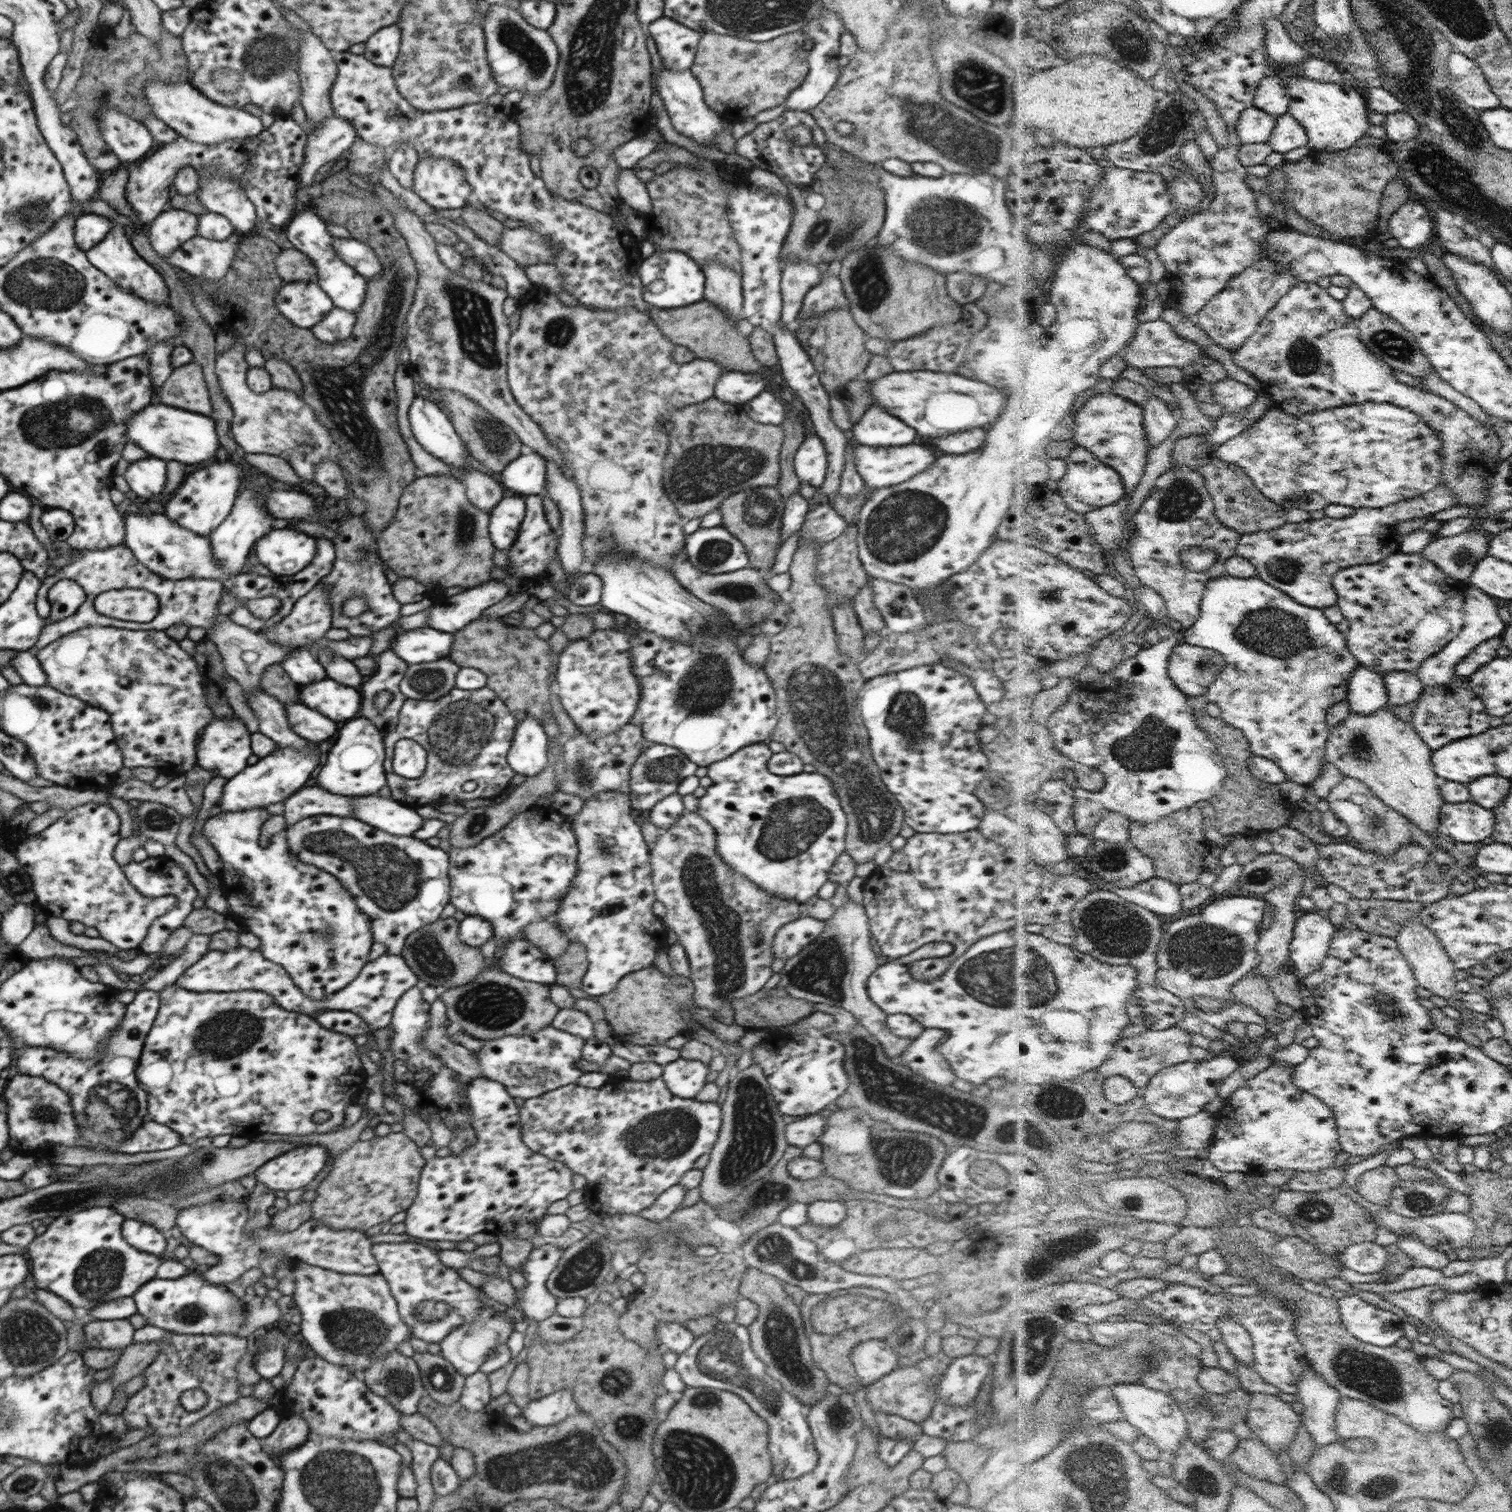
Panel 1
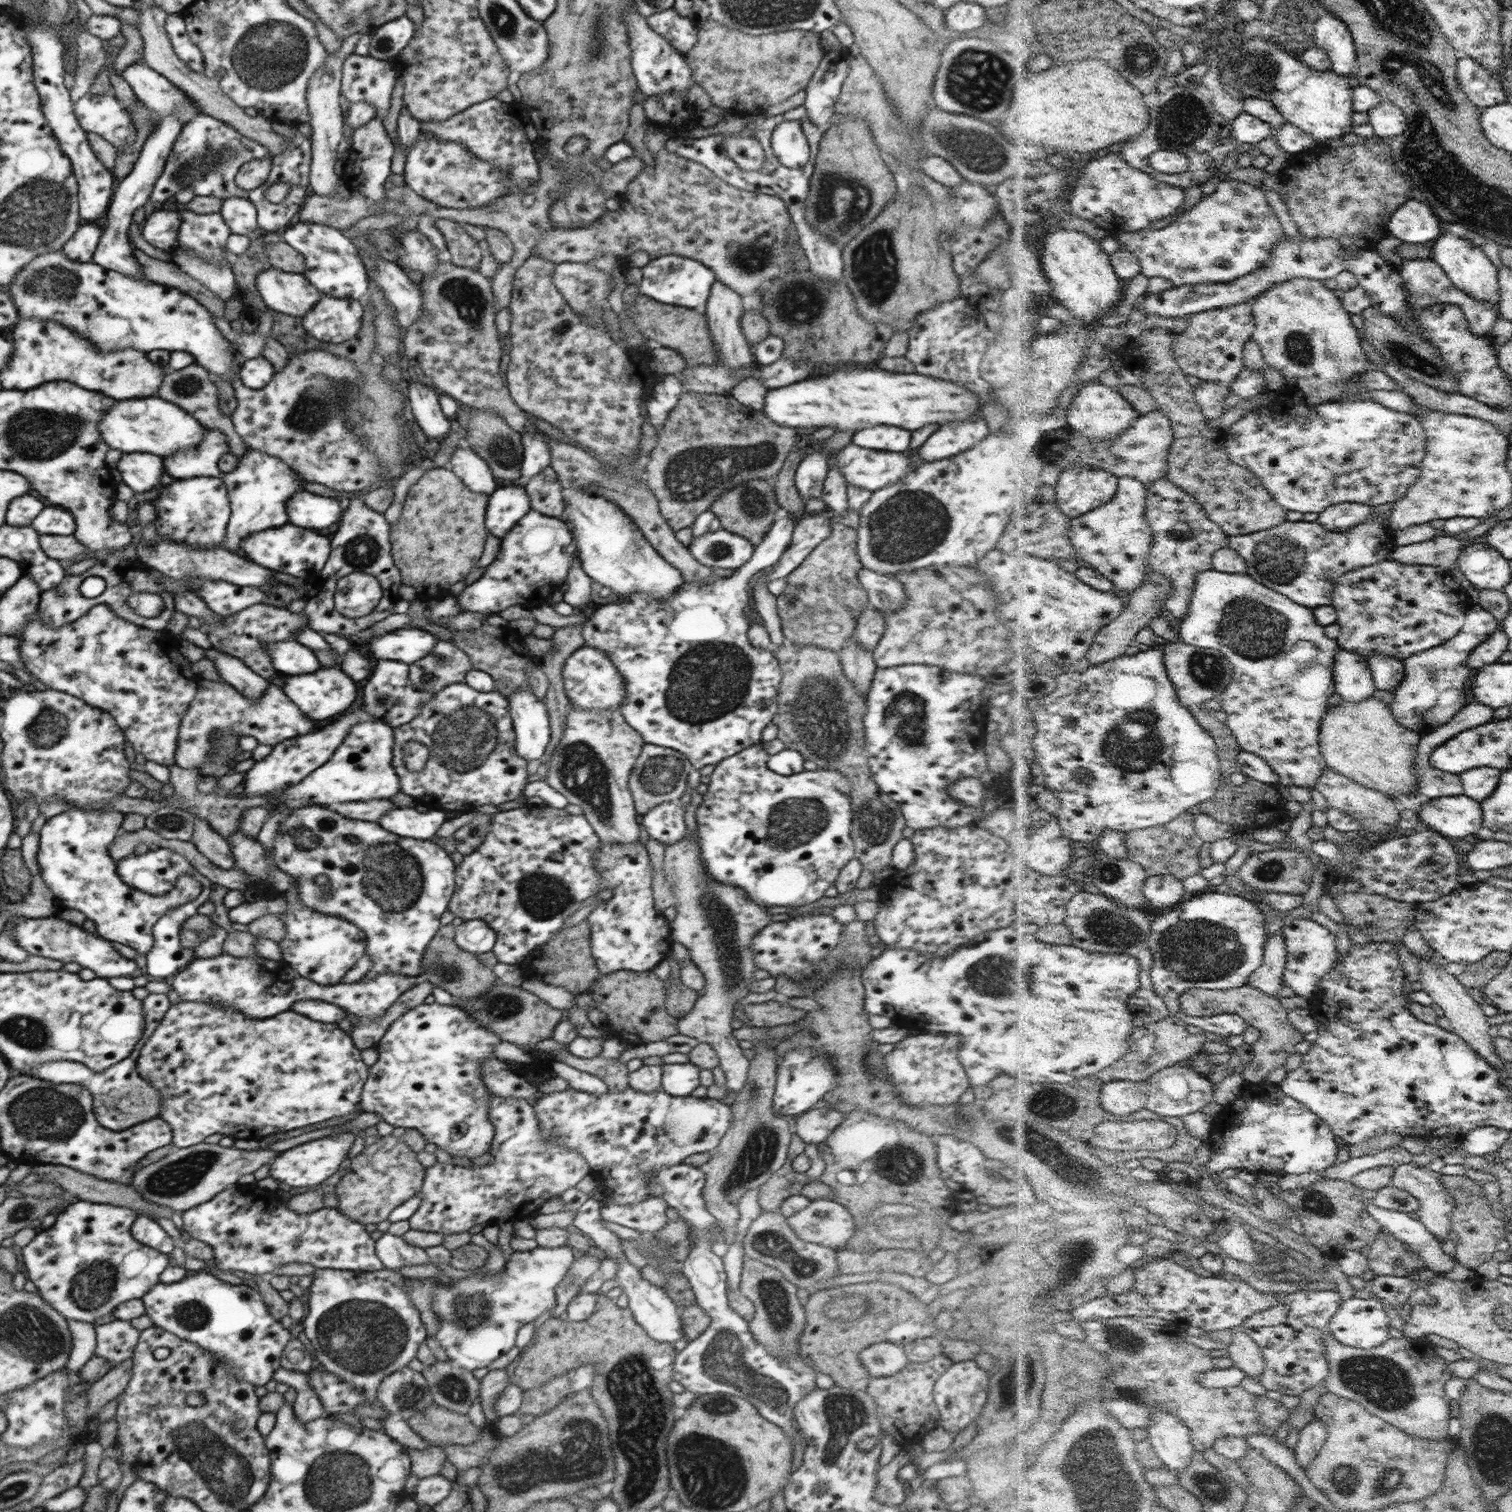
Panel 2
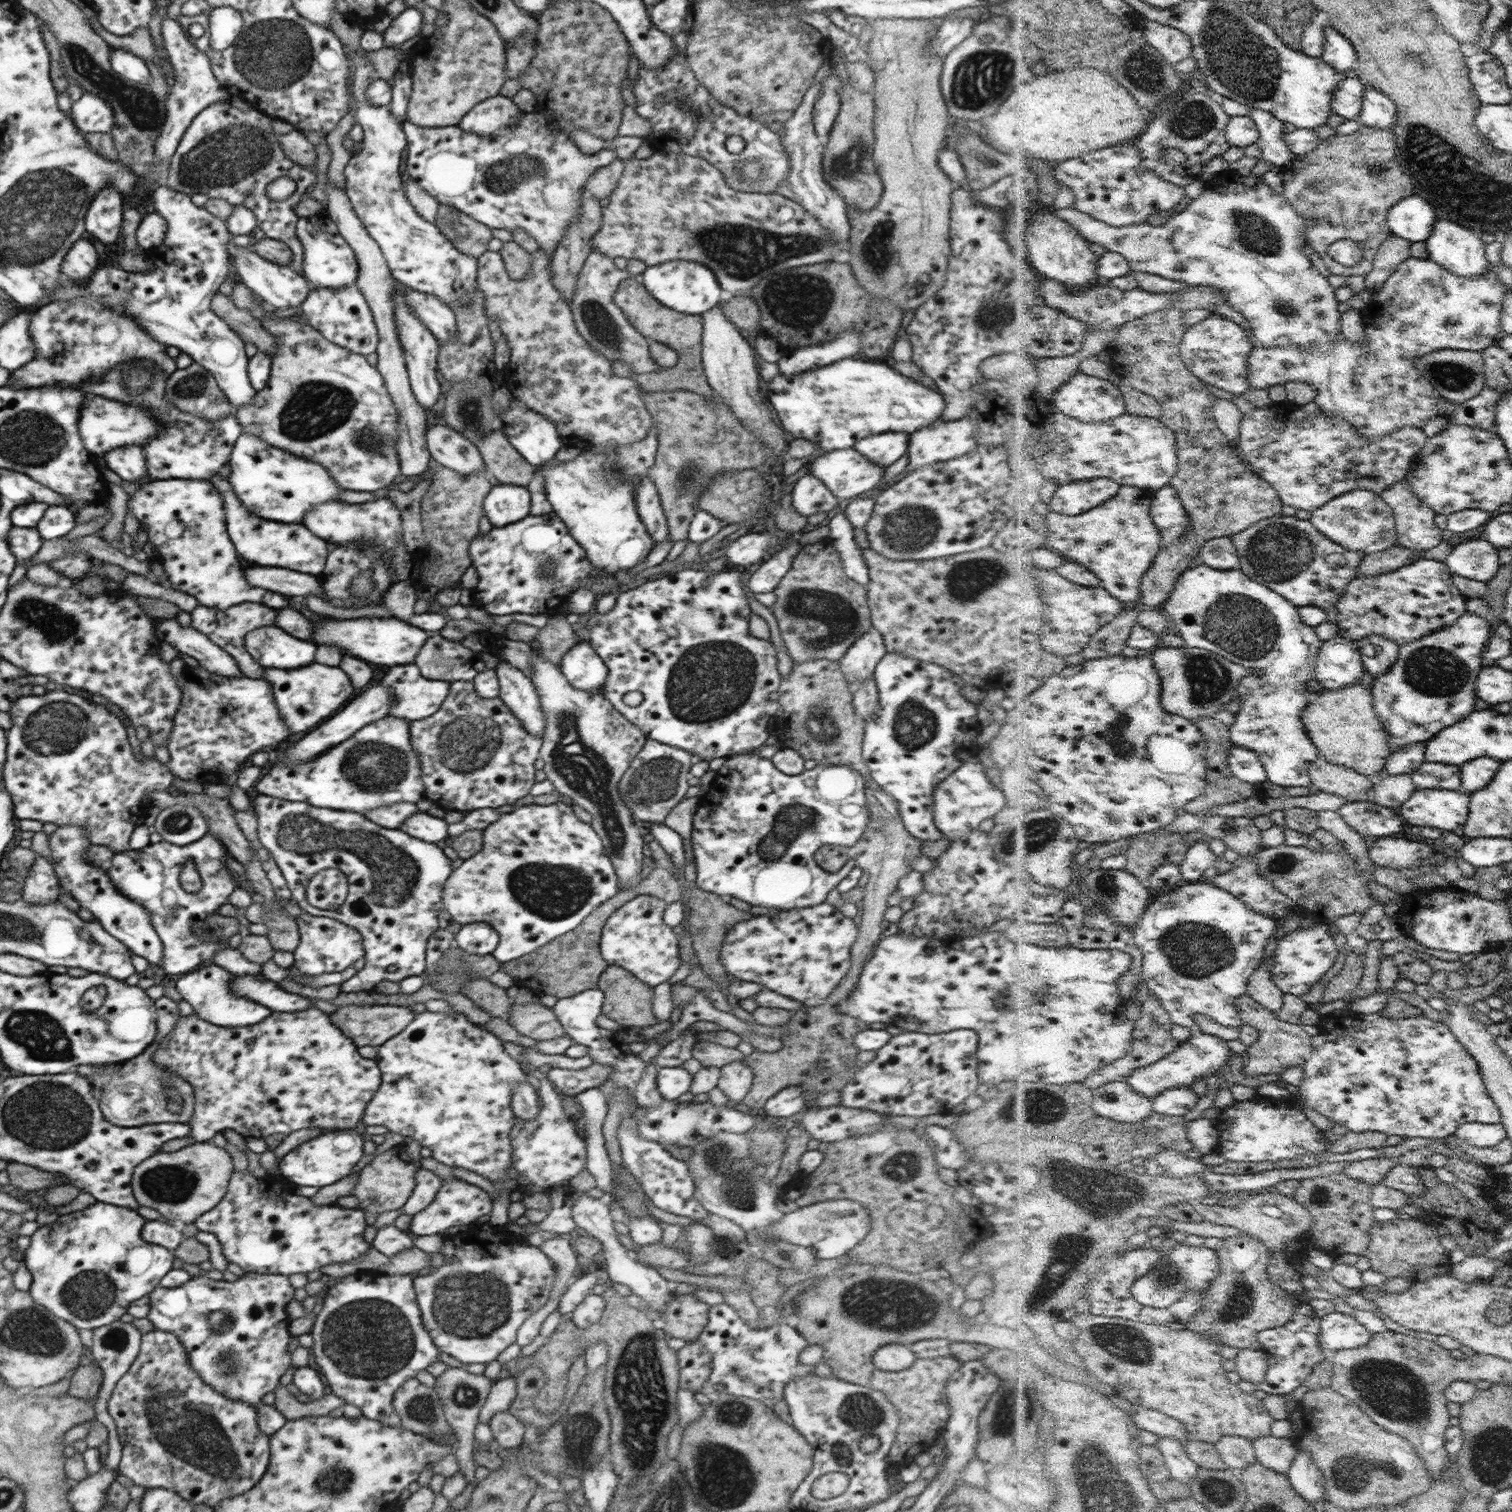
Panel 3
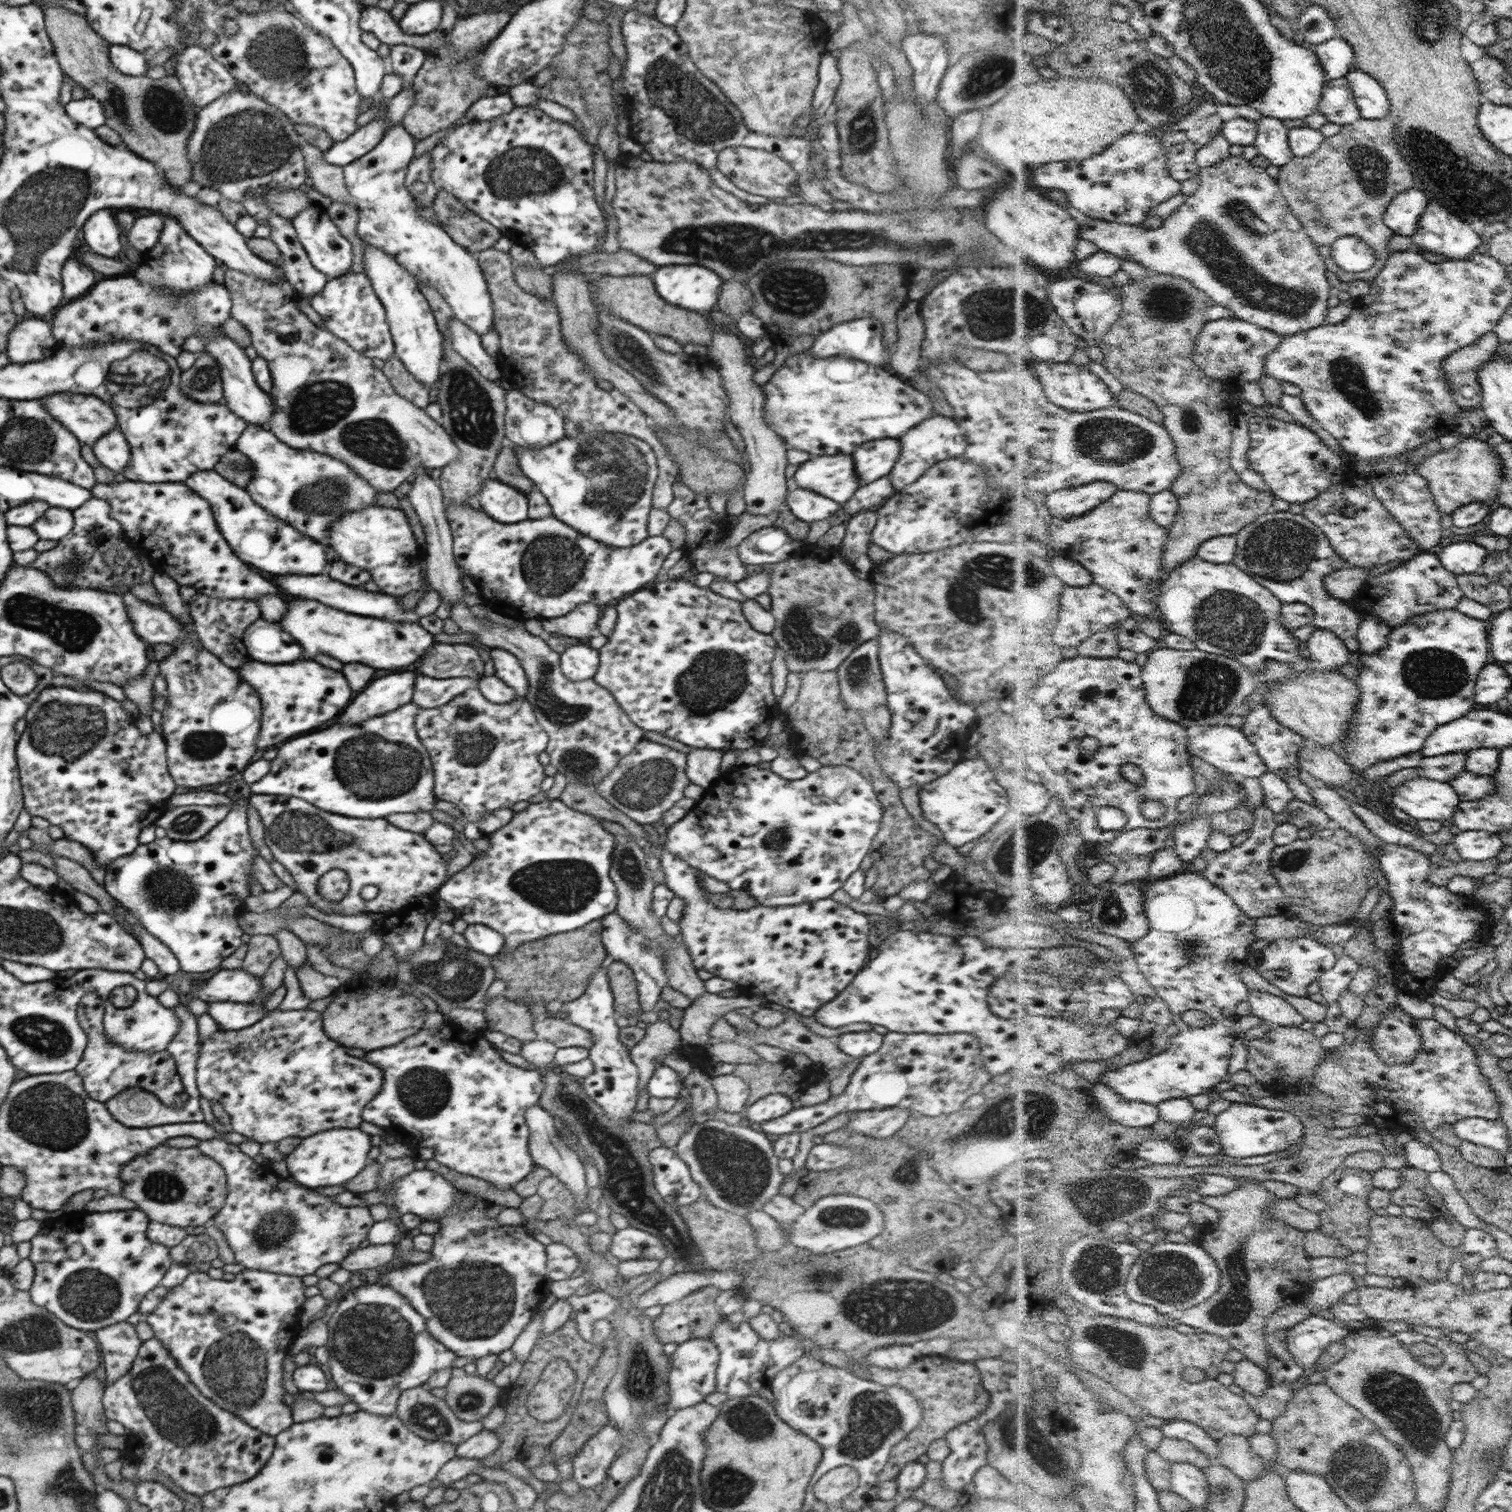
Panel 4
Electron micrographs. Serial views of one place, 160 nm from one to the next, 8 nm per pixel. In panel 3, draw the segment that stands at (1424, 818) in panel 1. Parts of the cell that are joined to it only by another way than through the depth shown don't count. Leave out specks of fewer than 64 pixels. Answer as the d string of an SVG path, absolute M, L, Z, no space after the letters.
M1359 683L1338 691L1325 690L1313 696L1302 722L1323 757L1334 764L1342 764L1374 780L1380 780L1381 776L1387 774L1386 765L1394 750L1392 735L1374 708L1374 698L1373 690Z

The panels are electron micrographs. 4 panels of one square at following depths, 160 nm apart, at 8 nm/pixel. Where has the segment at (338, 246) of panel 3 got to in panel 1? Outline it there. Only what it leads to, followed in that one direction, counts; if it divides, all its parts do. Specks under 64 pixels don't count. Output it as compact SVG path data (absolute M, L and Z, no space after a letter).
M311 206L300 210L299 213L294 214L283 230L286 238L293 244L293 248L307 254L314 261L318 269L315 281L332 300L333 307L354 313L360 311L367 292L368 280L337 256L333 249L334 237L328 232L327 224L318 218L315 210Z

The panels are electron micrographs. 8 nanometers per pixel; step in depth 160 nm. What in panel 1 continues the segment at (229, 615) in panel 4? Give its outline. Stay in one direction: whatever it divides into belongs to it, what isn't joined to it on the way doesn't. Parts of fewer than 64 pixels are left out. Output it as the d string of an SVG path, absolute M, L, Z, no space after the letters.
M318 582L295 602L288 616L259 633L272 644L300 649L328 632L333 621L332 607L331 592Z

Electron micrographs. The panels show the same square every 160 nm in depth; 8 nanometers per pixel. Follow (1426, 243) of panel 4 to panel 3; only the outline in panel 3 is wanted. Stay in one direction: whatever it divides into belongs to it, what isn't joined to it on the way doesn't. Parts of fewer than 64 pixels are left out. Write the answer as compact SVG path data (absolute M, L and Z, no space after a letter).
M1440 219L1437 226L1434 227L1433 237L1428 240L1429 251L1432 258L1440 262L1442 266L1449 267L1456 274L1466 278L1481 278L1487 273L1491 264L1484 255L1484 244L1480 234L1474 233L1468 227L1462 227L1461 224L1450 220Z

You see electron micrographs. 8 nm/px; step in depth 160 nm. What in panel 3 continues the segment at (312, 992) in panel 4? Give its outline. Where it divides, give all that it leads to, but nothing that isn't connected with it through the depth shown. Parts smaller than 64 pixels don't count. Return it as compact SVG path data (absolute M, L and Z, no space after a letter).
M304 910L295 918L299 930L298 946L291 952L294 966L306 976L320 976L326 972L342 972L365 955L362 935L354 928L348 928L338 920L314 917Z

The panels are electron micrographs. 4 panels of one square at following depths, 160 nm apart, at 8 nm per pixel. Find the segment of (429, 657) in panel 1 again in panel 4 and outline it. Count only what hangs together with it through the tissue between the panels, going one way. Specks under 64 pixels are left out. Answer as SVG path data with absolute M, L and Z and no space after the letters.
M299 596L298 600L288 602L287 606L290 606L290 610L280 624L304 648L306 658L314 658L316 654L328 654L344 664L359 663L372 668L396 670L410 665L416 667L428 648L435 644L435 636L419 623L348 614L314 600L302 600Z

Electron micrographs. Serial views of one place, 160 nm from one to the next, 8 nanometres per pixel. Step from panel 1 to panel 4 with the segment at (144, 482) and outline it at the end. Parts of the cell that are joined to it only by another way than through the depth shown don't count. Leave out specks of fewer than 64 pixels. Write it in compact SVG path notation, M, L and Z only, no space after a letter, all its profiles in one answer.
M119 428L102 436L92 448L101 464L116 474L123 474L131 459L131 448Z

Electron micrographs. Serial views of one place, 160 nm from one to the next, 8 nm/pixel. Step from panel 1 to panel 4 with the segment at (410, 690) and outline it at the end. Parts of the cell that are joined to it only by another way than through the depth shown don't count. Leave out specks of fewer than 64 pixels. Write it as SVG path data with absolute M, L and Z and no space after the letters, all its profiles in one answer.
M435 643L417 664L423 676L431 678L470 678L480 681L484 677L485 663L474 645Z

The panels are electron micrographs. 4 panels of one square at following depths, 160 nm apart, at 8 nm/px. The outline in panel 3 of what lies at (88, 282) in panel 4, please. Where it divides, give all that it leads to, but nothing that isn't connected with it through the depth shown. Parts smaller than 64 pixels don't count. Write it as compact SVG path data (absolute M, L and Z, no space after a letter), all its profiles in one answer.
M85 236L68 249L61 264L61 272L74 281L86 280L92 276L98 263L94 242Z

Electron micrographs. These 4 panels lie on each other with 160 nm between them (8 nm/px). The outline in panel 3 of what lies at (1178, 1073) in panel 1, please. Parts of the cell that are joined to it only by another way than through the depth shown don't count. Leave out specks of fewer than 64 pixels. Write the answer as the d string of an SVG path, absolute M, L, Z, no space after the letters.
M1191 1086L1165 1090L1153 1099L1155 1110L1170 1116L1186 1116L1191 1108L1198 1106L1201 1096Z

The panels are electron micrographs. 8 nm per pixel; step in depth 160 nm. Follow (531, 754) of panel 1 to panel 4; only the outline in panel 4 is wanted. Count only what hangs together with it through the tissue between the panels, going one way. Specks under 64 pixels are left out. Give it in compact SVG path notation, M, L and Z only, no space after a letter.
M503 649L488 650L496 668L495 676L514 688L520 699L525 699L528 692L528 678L518 659Z

